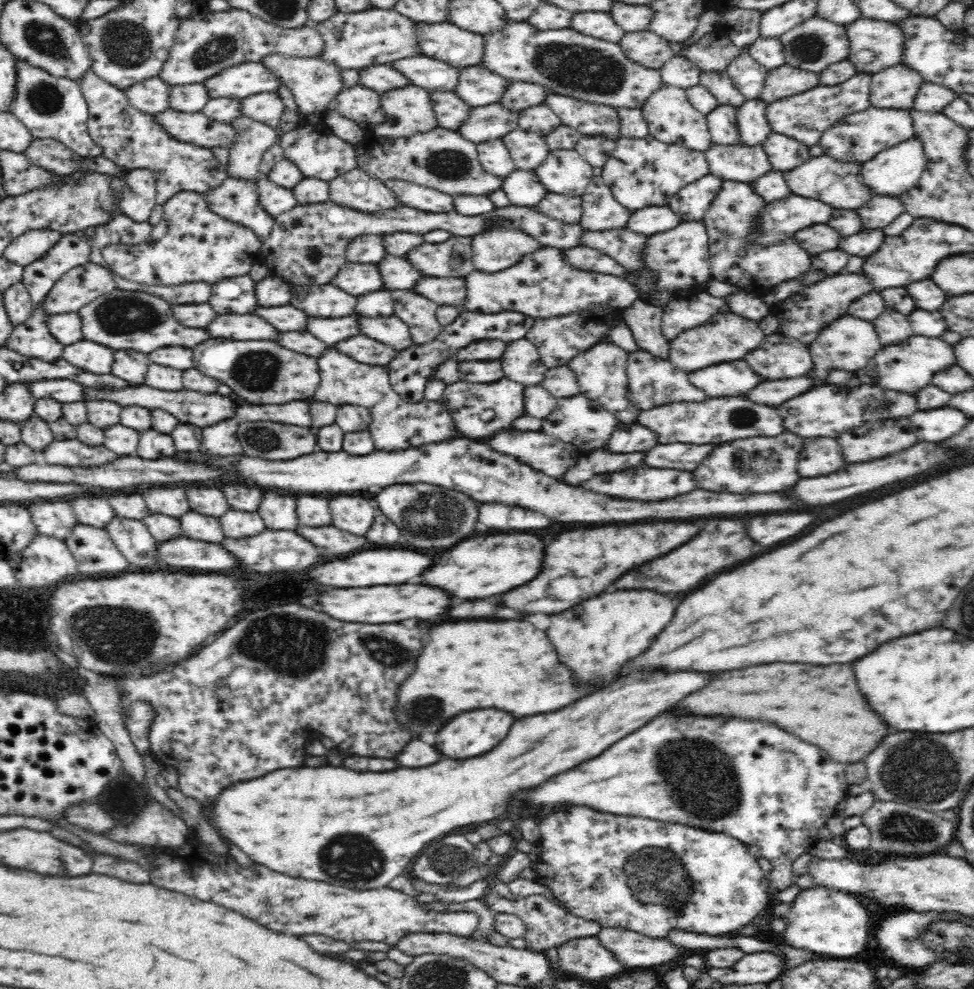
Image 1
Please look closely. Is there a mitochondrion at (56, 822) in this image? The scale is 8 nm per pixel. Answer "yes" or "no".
no

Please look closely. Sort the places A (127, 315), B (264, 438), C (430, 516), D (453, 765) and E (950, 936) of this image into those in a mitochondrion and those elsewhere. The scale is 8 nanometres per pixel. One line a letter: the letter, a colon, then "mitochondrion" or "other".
A: mitochondrion
B: mitochondrion
C: mitochondrion
D: other
E: mitochondrion

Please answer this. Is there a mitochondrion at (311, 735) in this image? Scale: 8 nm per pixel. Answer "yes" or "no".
no

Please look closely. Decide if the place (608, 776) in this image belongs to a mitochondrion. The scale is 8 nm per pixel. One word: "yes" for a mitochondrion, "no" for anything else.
no

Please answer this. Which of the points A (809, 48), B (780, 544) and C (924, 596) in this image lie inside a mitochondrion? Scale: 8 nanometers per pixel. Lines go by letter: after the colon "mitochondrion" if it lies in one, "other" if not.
A: mitochondrion
B: other
C: other

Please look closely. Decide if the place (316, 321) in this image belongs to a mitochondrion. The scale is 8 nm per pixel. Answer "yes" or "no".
no

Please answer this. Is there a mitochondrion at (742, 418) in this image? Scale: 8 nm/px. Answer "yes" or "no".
yes

